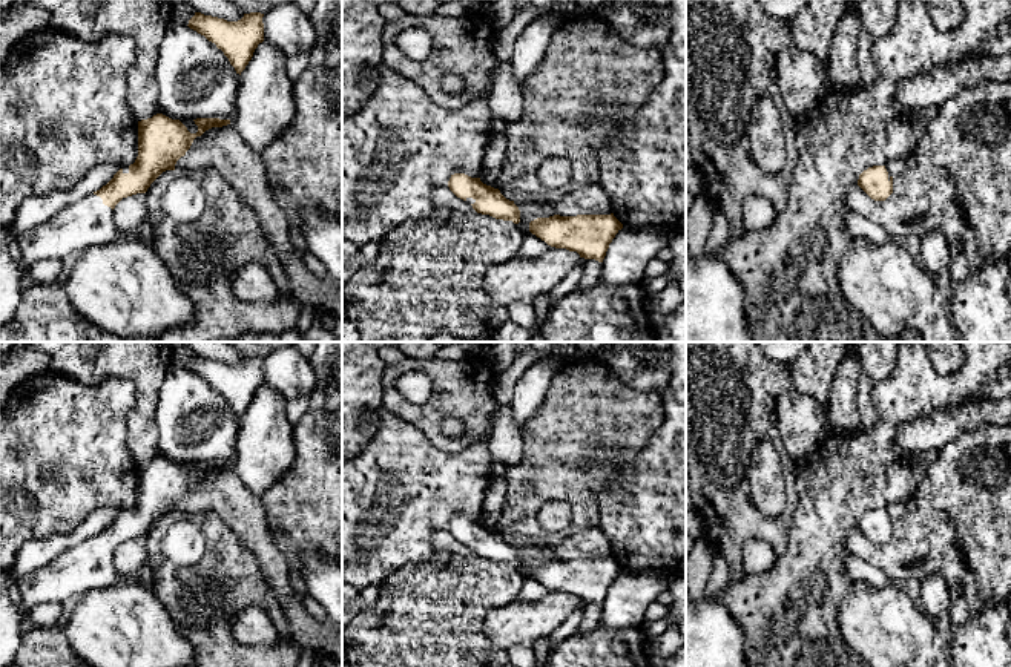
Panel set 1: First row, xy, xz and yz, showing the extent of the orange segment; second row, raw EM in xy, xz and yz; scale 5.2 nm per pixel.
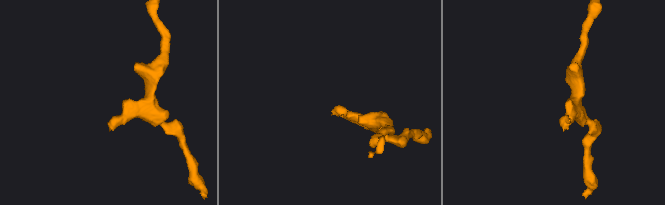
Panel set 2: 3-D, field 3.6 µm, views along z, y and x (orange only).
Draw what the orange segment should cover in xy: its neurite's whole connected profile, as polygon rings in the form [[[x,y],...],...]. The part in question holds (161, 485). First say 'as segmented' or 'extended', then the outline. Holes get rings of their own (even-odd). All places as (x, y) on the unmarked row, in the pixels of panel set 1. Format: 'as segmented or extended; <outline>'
extended; [[[163,457],[138,465],[138,500],[133,508],[120,512],[100,534],[86,538],[57,558],[21,578],[11,570],[0,572],[0,667],[17,655],[21,642],[23,618],[44,603],[80,600],[87,590],[130,583],[114,566],[115,549],[127,540],[146,537],[166,514],[175,514],[193,483],[212,471],[230,468],[230,463],[196,462],[196,477],[190,477],[179,463]]]

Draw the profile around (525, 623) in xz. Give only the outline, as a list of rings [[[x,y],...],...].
[[[552,590],[542,601],[514,601],[492,609],[482,623],[483,633],[499,647],[534,647],[568,621],[580,598]]]

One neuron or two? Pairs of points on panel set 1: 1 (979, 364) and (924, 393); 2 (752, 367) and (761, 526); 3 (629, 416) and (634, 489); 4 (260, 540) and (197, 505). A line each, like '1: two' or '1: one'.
1: one
2: one
3: two
4: one

